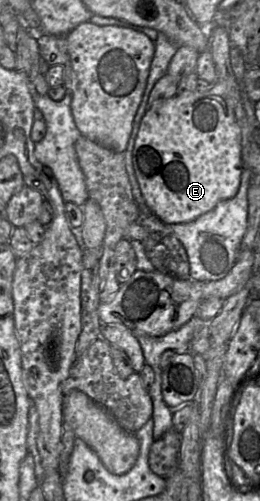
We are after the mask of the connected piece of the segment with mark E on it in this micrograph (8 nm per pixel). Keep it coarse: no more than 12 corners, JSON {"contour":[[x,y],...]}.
{"contour":[[224,84],[155,101],[133,168],[146,206],[189,223],[239,191]]}

